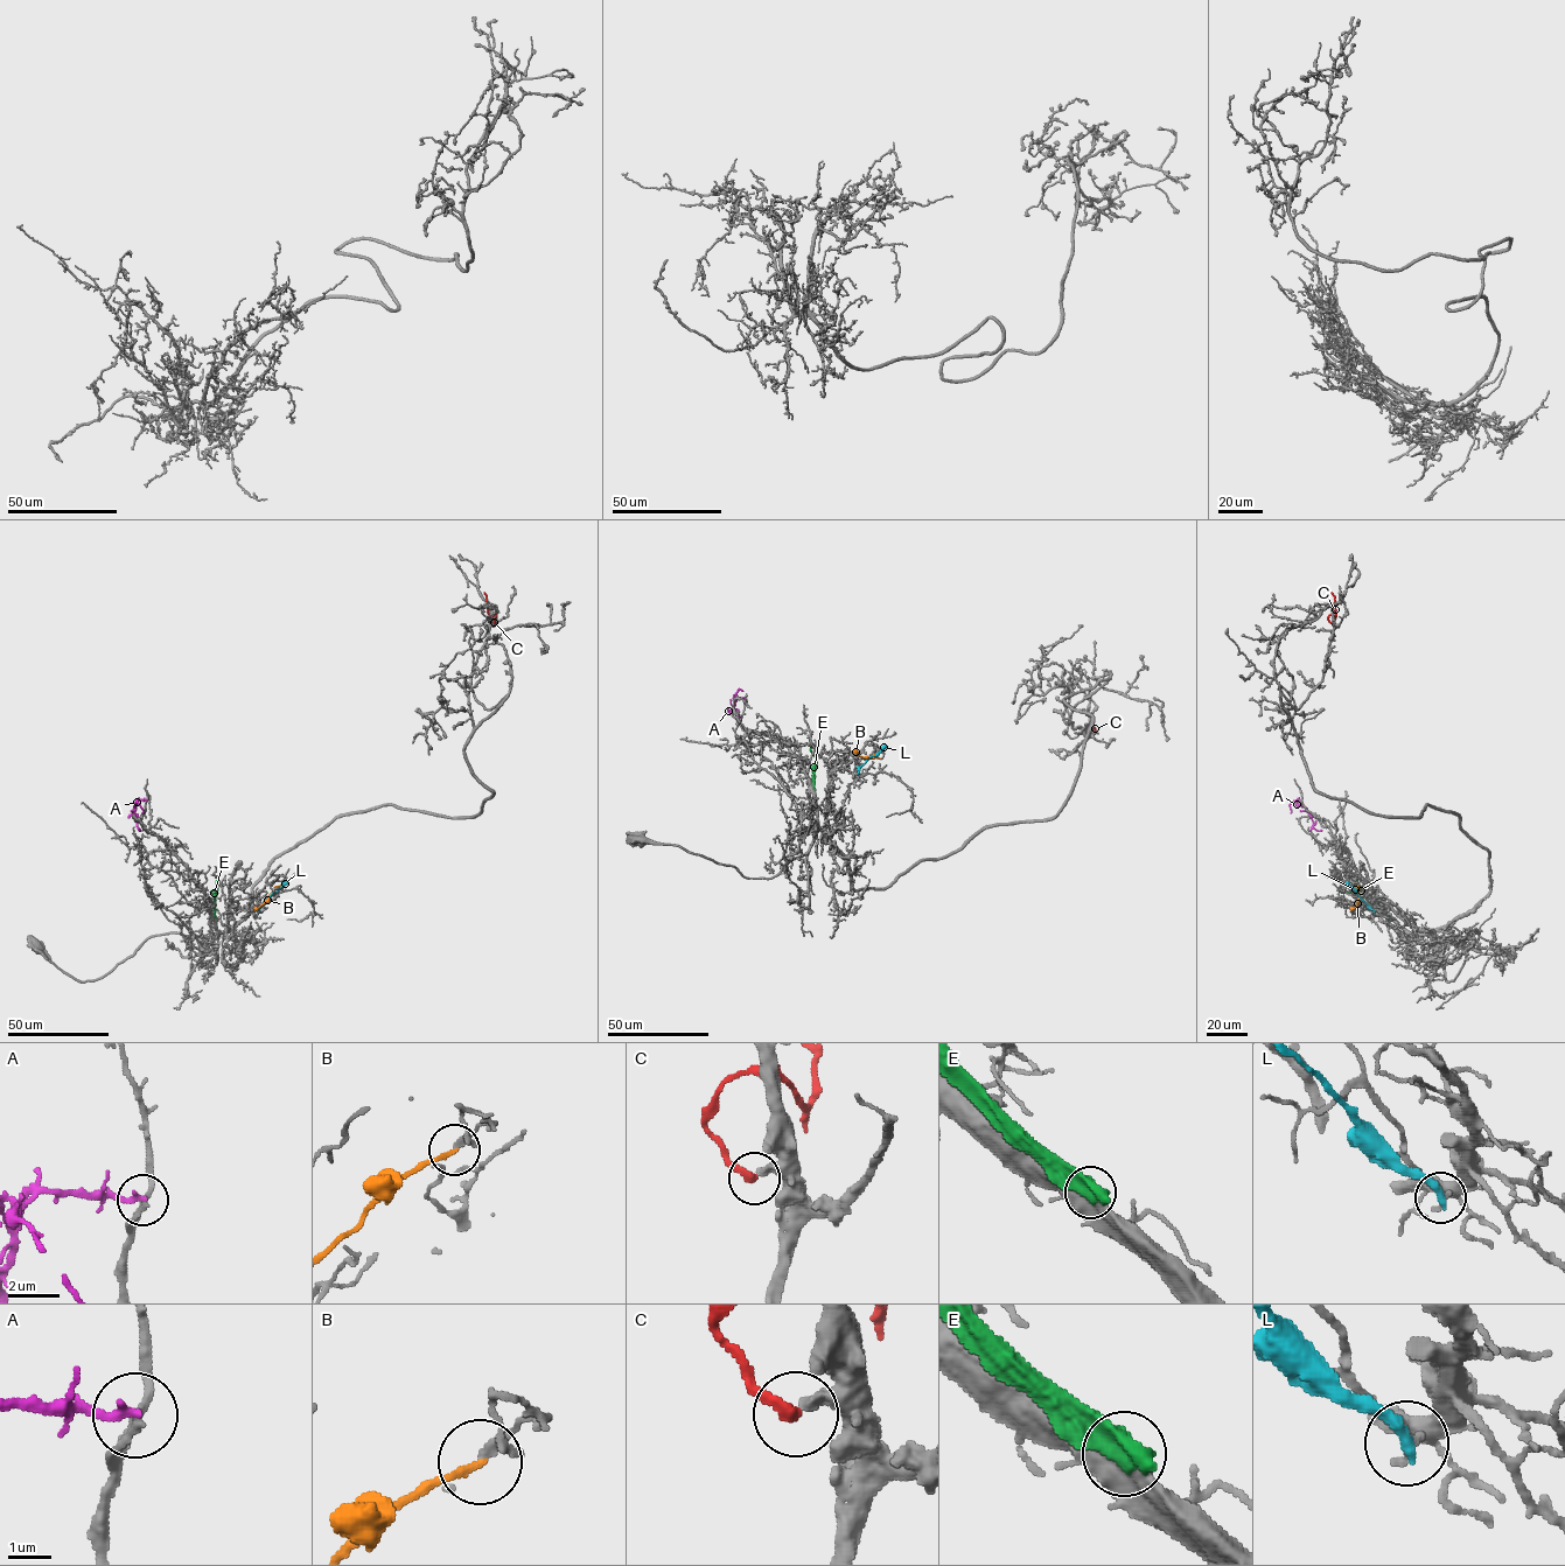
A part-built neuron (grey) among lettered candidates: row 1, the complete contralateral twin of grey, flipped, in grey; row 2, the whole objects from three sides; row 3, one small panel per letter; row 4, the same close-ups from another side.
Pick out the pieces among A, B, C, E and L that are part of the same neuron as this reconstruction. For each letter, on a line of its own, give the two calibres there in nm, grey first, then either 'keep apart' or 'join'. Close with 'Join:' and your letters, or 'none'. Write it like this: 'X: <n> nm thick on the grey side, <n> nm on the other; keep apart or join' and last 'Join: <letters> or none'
A: 130 nm thick on the grey side, 240 nm on the other; keep apart
B: 190 nm thick on the grey side, 140 nm on the other; keep apart
C: 400 nm thick on the grey side, 320 nm on the other; keep apart
E: 600 nm thick on the grey side, 700 nm on the other; keep apart
L: 220 nm thick on the grey side, 360 nm on the other; keep apart
Join: none

